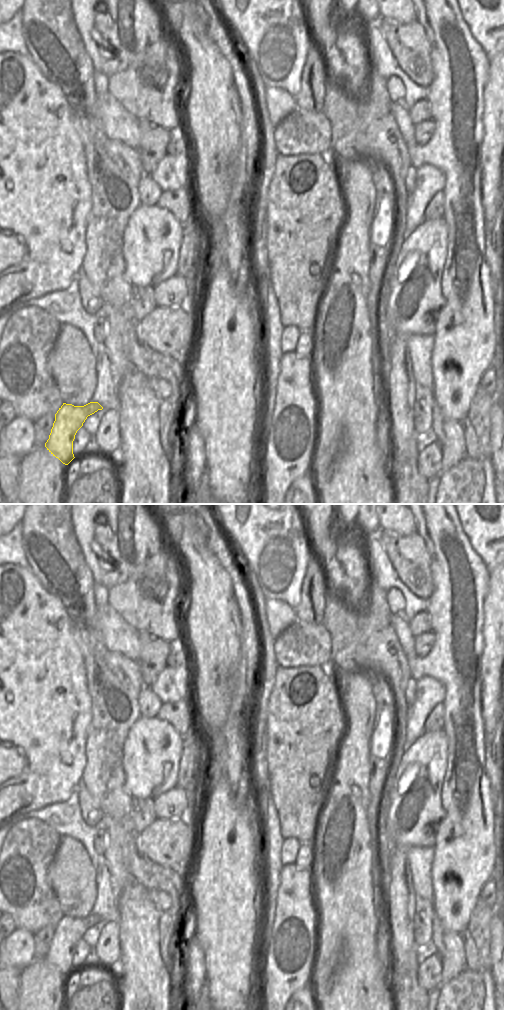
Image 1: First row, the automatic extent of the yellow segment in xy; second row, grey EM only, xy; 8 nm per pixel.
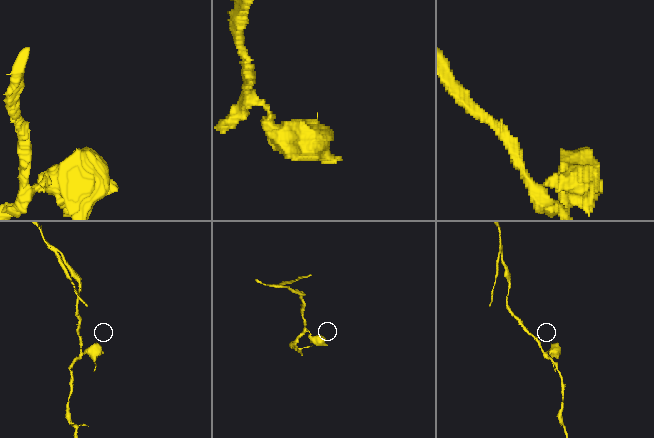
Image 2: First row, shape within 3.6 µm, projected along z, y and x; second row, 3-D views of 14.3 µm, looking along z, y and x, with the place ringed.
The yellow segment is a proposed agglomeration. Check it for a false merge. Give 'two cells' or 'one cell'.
one cell

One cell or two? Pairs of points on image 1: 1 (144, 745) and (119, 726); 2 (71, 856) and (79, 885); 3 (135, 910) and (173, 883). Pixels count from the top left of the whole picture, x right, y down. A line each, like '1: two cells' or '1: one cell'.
1: two cells
2: one cell
3: two cells

